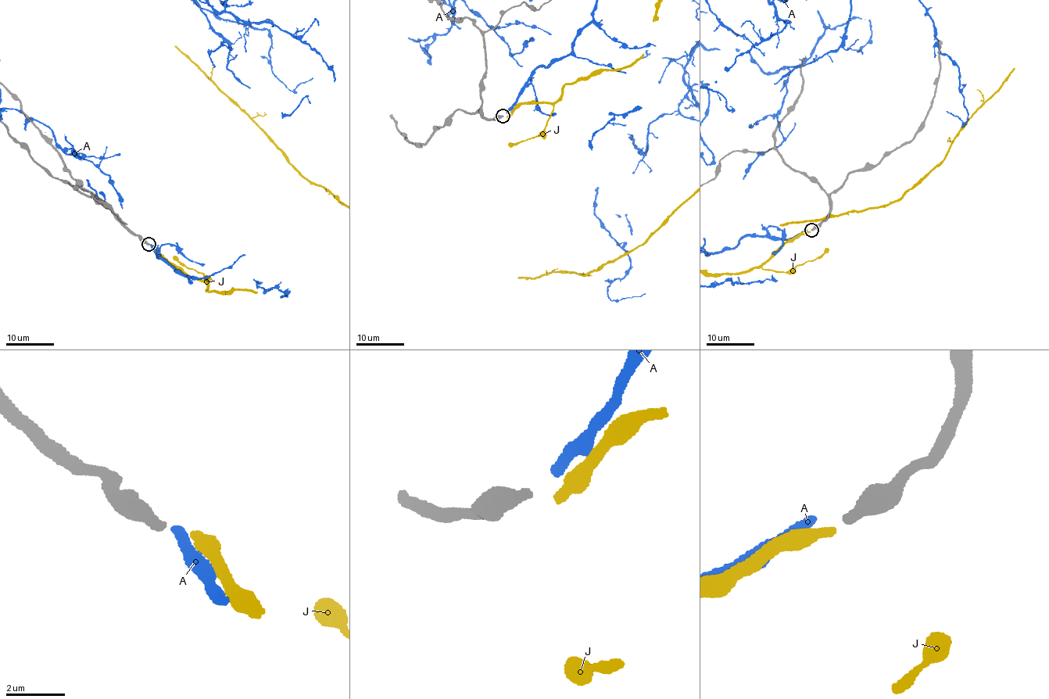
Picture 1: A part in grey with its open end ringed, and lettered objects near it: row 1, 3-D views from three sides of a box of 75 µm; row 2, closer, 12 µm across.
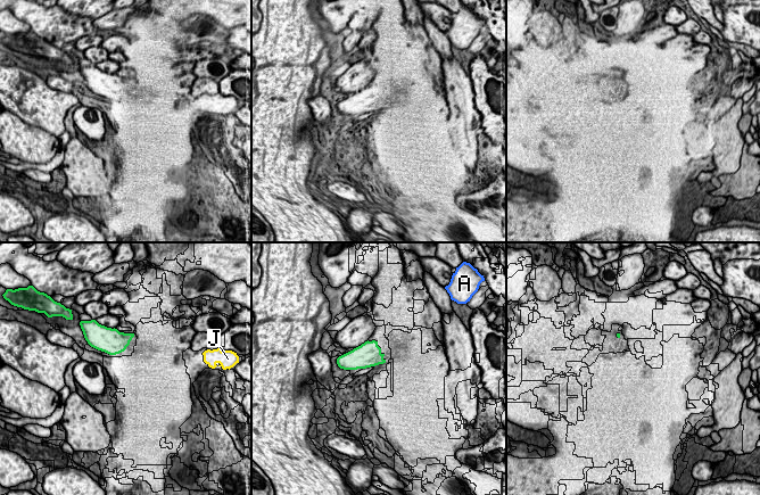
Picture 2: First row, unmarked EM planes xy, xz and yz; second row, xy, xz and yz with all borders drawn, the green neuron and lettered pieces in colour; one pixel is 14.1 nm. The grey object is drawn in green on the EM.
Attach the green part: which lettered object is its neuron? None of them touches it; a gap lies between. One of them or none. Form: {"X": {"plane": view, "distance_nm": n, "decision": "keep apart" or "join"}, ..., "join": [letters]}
{"A": {"plane": "xz", "distance_nm": 1200, "decision": "keep apart"}, "J": {"plane": "xy", "distance_nm": 1000, "decision": "join"}, "join": ["J"]}

